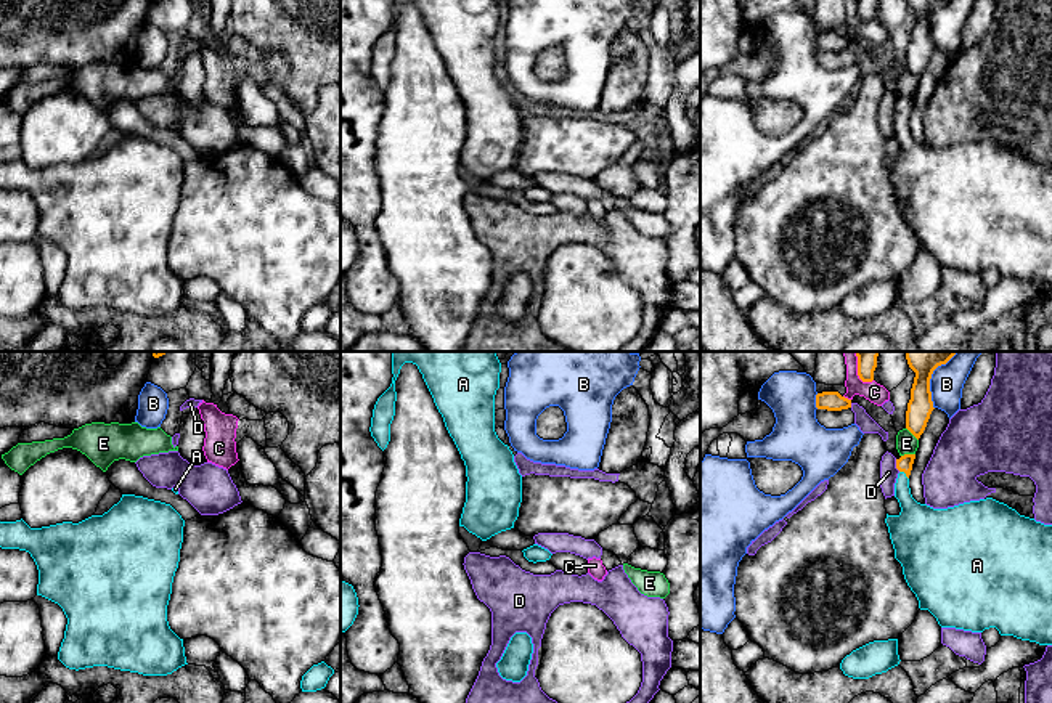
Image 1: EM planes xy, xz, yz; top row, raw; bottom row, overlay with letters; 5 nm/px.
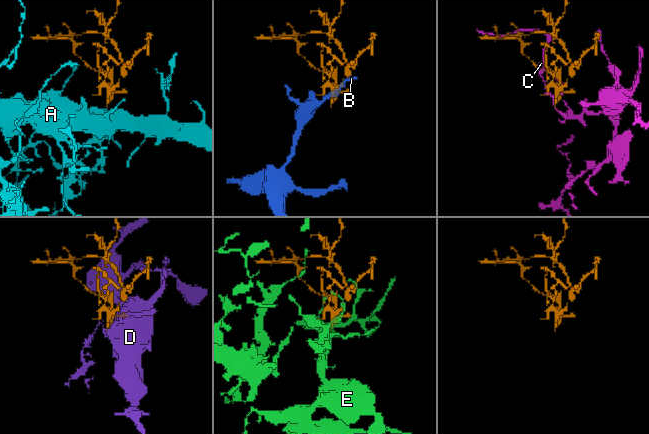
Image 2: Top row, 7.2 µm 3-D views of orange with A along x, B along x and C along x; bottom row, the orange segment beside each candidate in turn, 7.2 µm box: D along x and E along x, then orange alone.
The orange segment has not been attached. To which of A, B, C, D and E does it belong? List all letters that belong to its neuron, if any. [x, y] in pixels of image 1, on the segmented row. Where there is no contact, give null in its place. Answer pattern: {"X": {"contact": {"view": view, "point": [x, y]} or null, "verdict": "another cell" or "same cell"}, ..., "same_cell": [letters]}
{"A": {"contact": {"view": "yz", "point": [905, 472]}, "verdict": "same cell"}, "B": {"contact": {"view": "yz", "point": [930, 377]}, "verdict": "another cell"}, "C": {"contact": {"view": "yz", "point": [858, 371]}, "verdict": "another cell"}, "D": {"contact": {"view": "yz", "point": [897, 466]}, "verdict": "another cell"}, "E": {"contact": {"view": "yz", "point": [908, 455]}, "verdict": "another cell"}, "same_cell": ["A"]}

